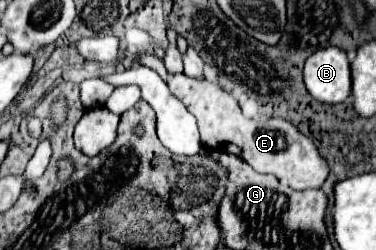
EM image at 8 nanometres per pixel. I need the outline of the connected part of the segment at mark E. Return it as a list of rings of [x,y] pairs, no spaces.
[[[140,54],[132,68],[134,66],[146,66],[146,68],[152,68],[156,74],[160,74],[164,78],[164,82],[168,80],[168,88],[170,92],[182,100],[188,108],[190,114],[196,116],[198,120],[198,128],[200,128],[200,138],[202,138],[202,144],[212,148],[212,150],[222,150],[222,152],[230,152],[230,154],[236,154],[236,156],[242,156],[242,160],[246,160],[254,170],[262,172],[262,174],[274,174],[276,178],[280,178],[282,182],[288,182],[290,188],[294,190],[306,190],[306,188],[320,188],[322,182],[328,178],[330,174],[330,168],[328,168],[328,162],[322,160],[322,154],[318,154],[318,148],[316,144],[312,142],[312,138],[308,138],[306,134],[302,134],[292,122],[286,122],[284,118],[268,118],[268,120],[250,120],[242,114],[236,98],[232,98],[226,90],[222,90],[218,84],[214,82],[200,82],[200,80],[194,80],[194,78],[188,78],[184,74],[174,74],[170,76],[170,72],[166,70],[164,66],[164,60],[154,56],[154,54]]]

